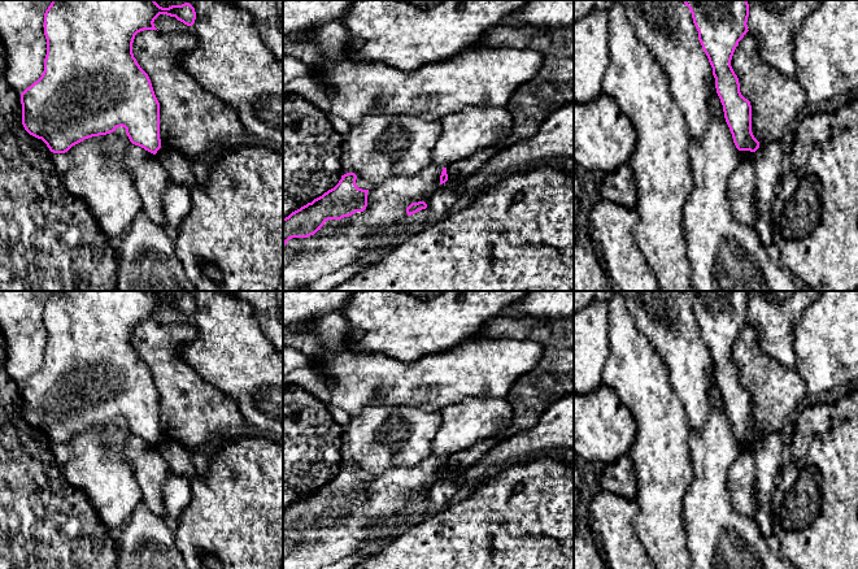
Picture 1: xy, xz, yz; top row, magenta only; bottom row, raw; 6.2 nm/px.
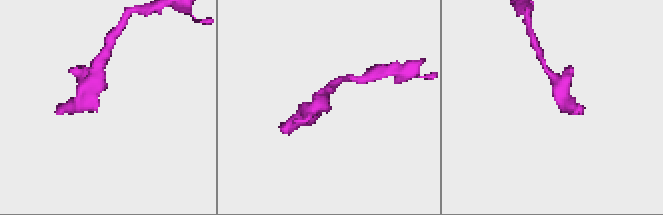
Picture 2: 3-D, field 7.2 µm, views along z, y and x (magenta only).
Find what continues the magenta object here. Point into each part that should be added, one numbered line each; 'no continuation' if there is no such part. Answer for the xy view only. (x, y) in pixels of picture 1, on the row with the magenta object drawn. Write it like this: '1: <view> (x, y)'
no continuation

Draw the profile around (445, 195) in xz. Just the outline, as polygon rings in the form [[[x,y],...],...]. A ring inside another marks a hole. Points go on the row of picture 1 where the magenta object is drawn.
[[[447,181],[440,184],[435,194],[428,199],[427,208],[435,217],[445,214],[458,199],[456,183]]]

